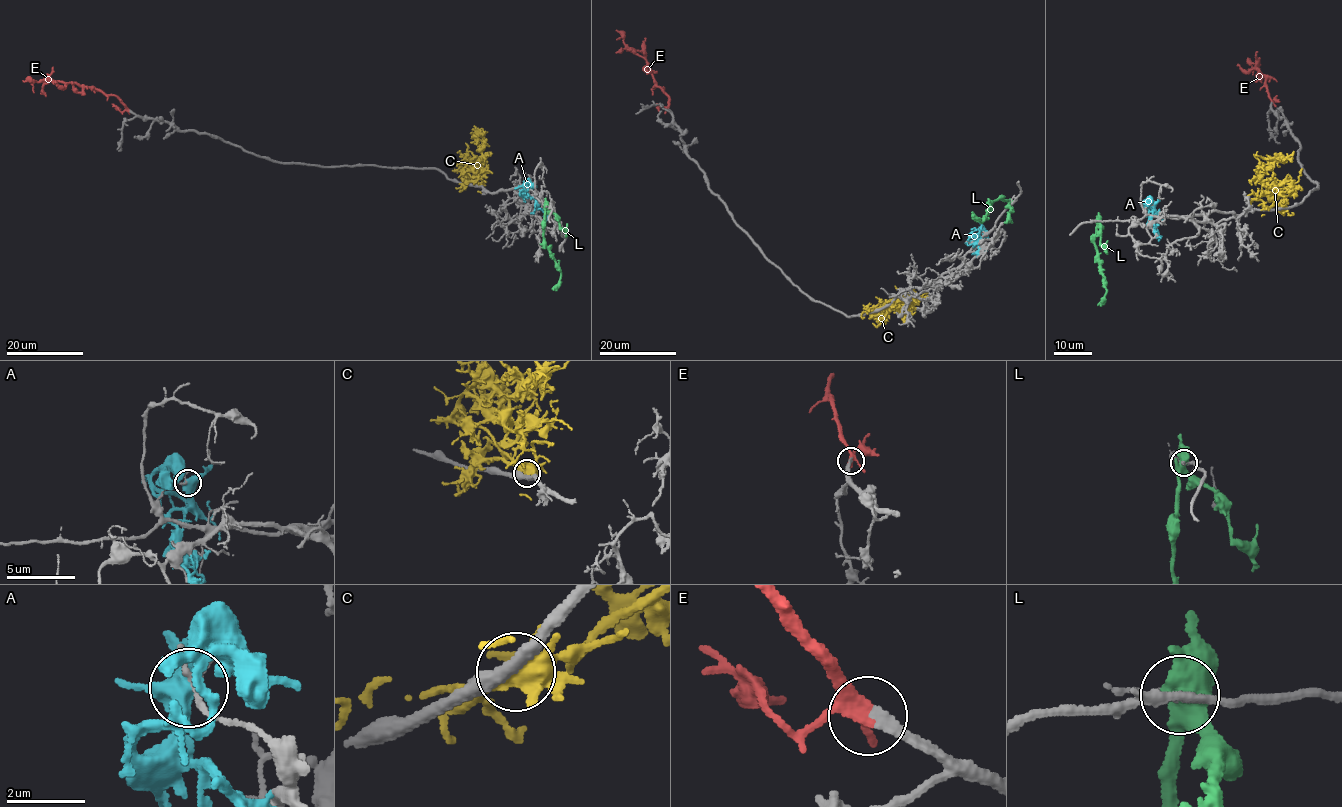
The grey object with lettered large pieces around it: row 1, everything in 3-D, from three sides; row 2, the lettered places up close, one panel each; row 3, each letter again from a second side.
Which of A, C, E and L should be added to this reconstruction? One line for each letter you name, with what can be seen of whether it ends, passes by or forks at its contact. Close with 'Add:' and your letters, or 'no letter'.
E: it forks there
Add: E

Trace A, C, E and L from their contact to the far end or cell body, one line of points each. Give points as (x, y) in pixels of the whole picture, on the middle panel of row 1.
A: (978, 235), (975, 236), (978, 234), (979, 248), (973, 253)
C: (890, 304), (887, 307), (890, 309), (912, 297), (903, 319)
E: (668, 109), (668, 97), (656, 84), (643, 57), (631, 52), (624, 39), (617, 40)
L: (1011, 201), (1000, 199), (989, 202), (982, 222), (972, 211)

